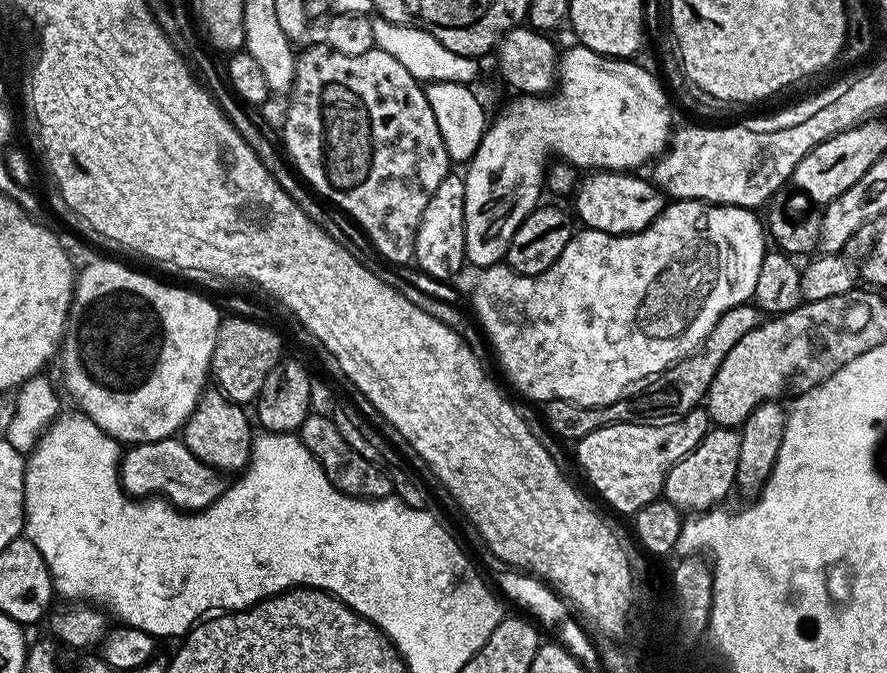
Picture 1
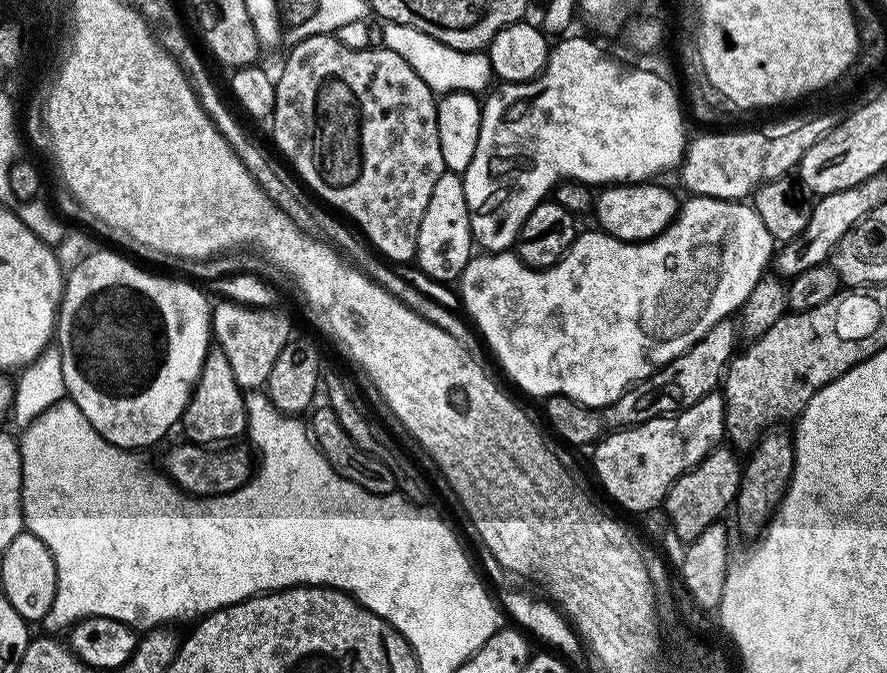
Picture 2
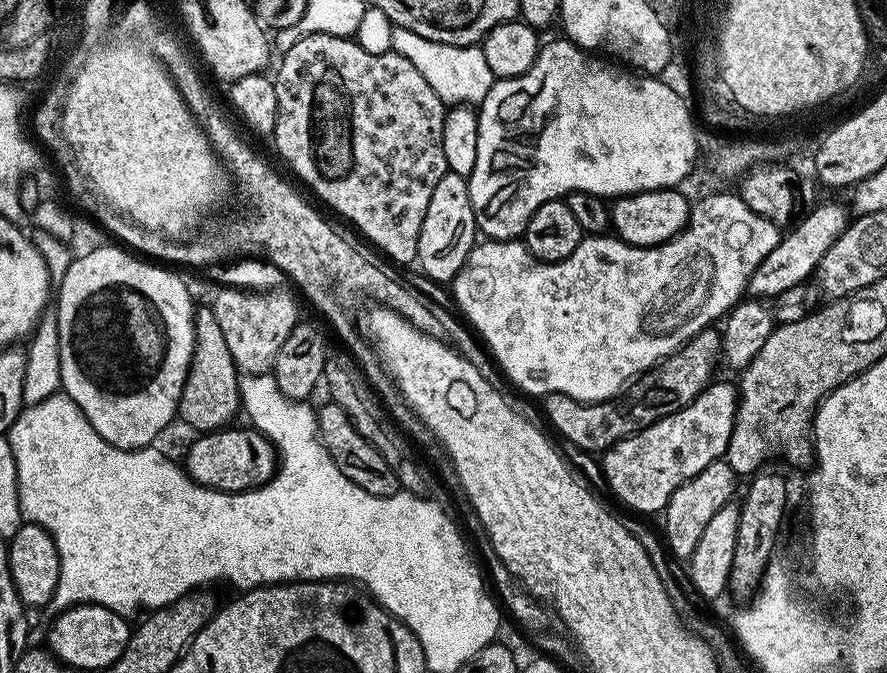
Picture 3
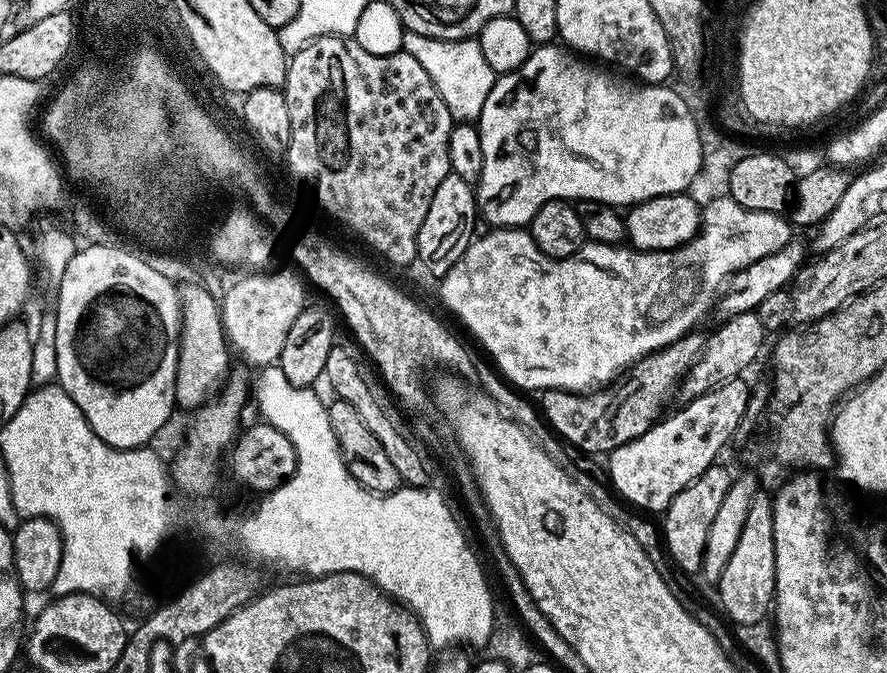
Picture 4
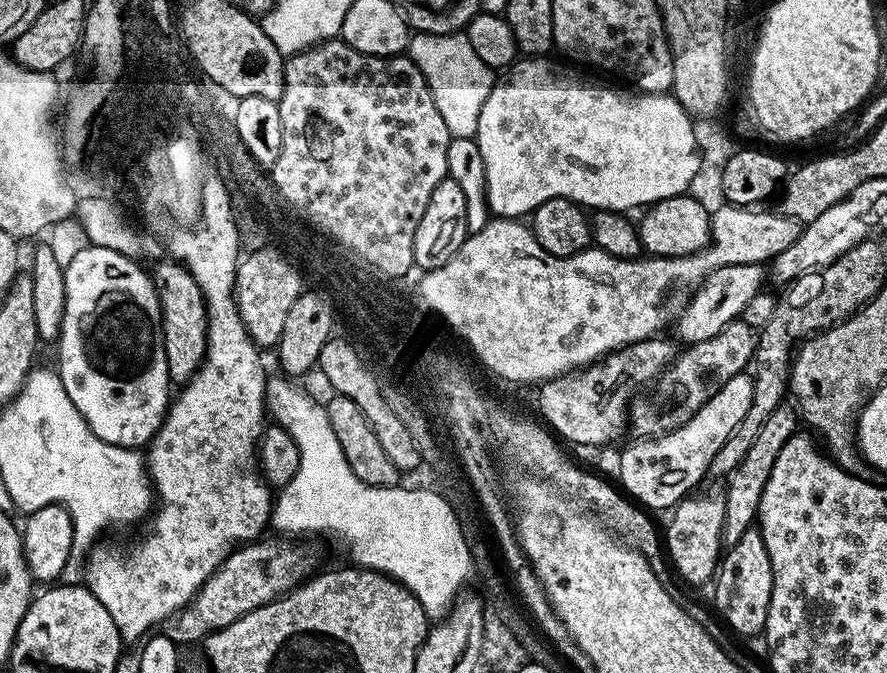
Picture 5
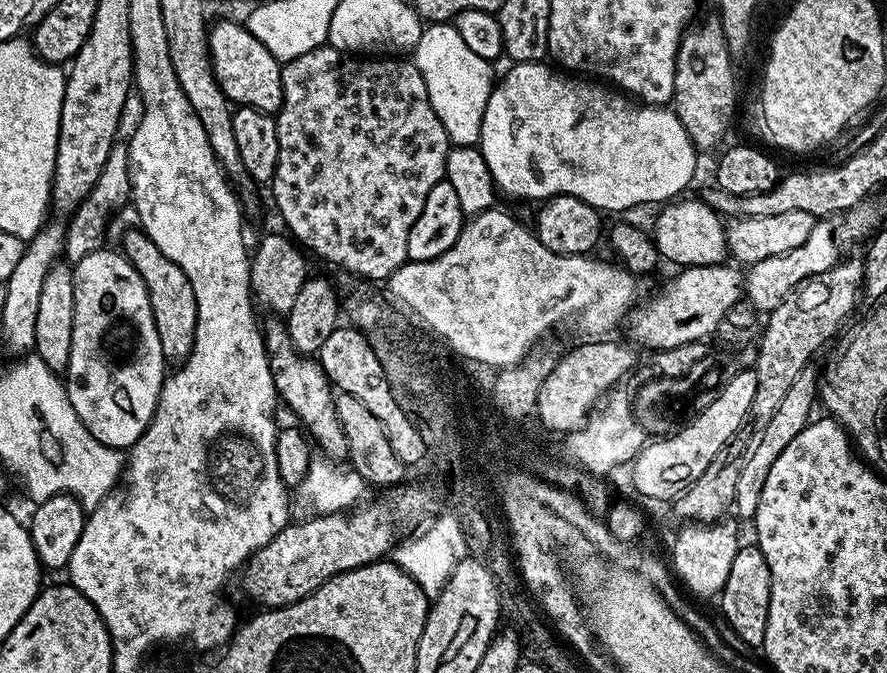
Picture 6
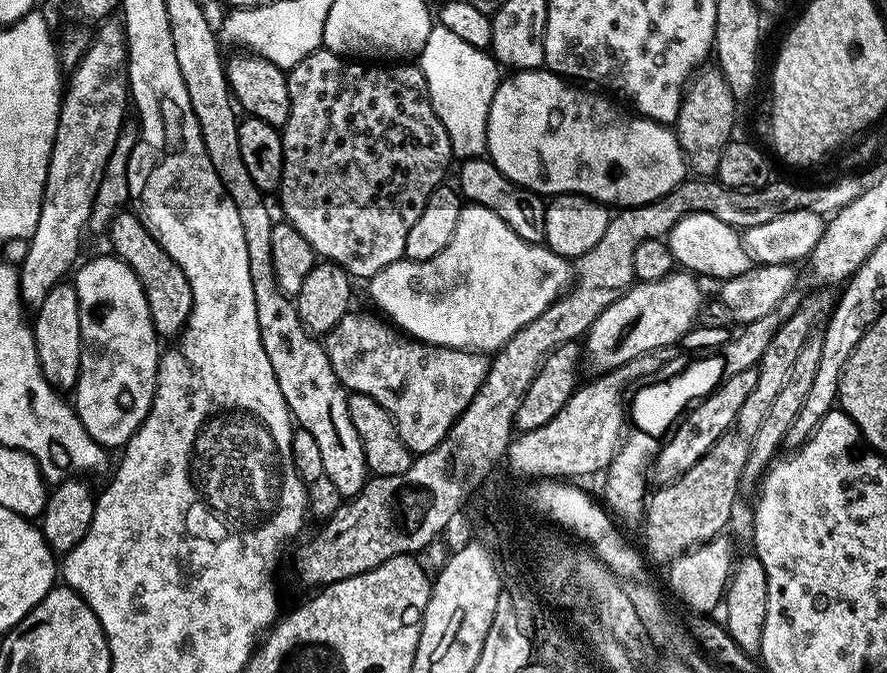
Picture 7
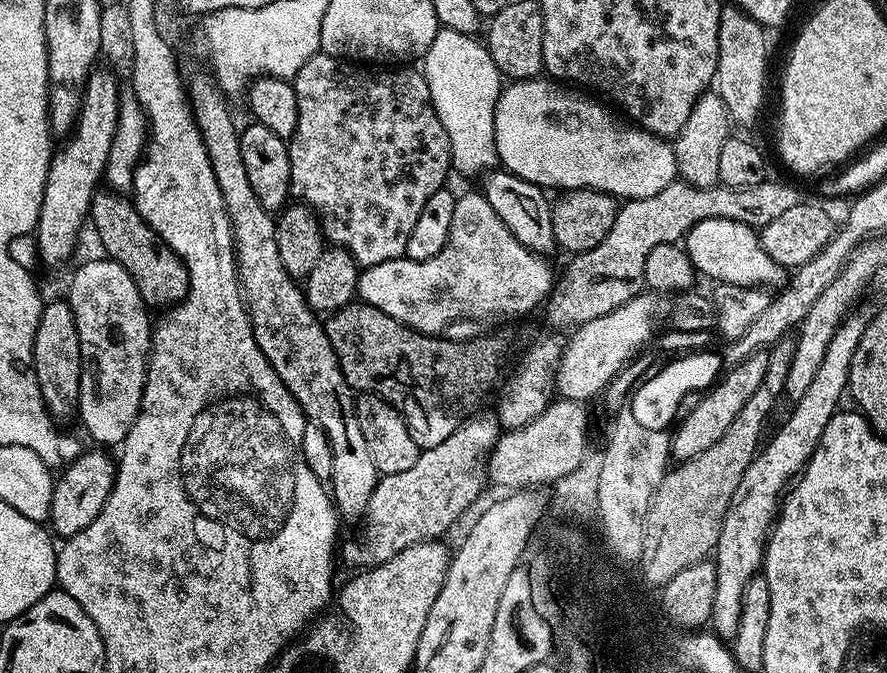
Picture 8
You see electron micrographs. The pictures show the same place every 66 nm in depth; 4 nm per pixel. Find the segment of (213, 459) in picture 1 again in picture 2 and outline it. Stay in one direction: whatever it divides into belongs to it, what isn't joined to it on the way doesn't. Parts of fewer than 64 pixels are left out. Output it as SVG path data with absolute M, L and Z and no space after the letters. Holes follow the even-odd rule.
M219 350L209 351L182 417L182 429L188 435L185 437L197 446L220 446L223 440L236 440L245 435L248 426L245 399L245 389L238 386L234 370L230 370L230 362L226 362L226 354Z

